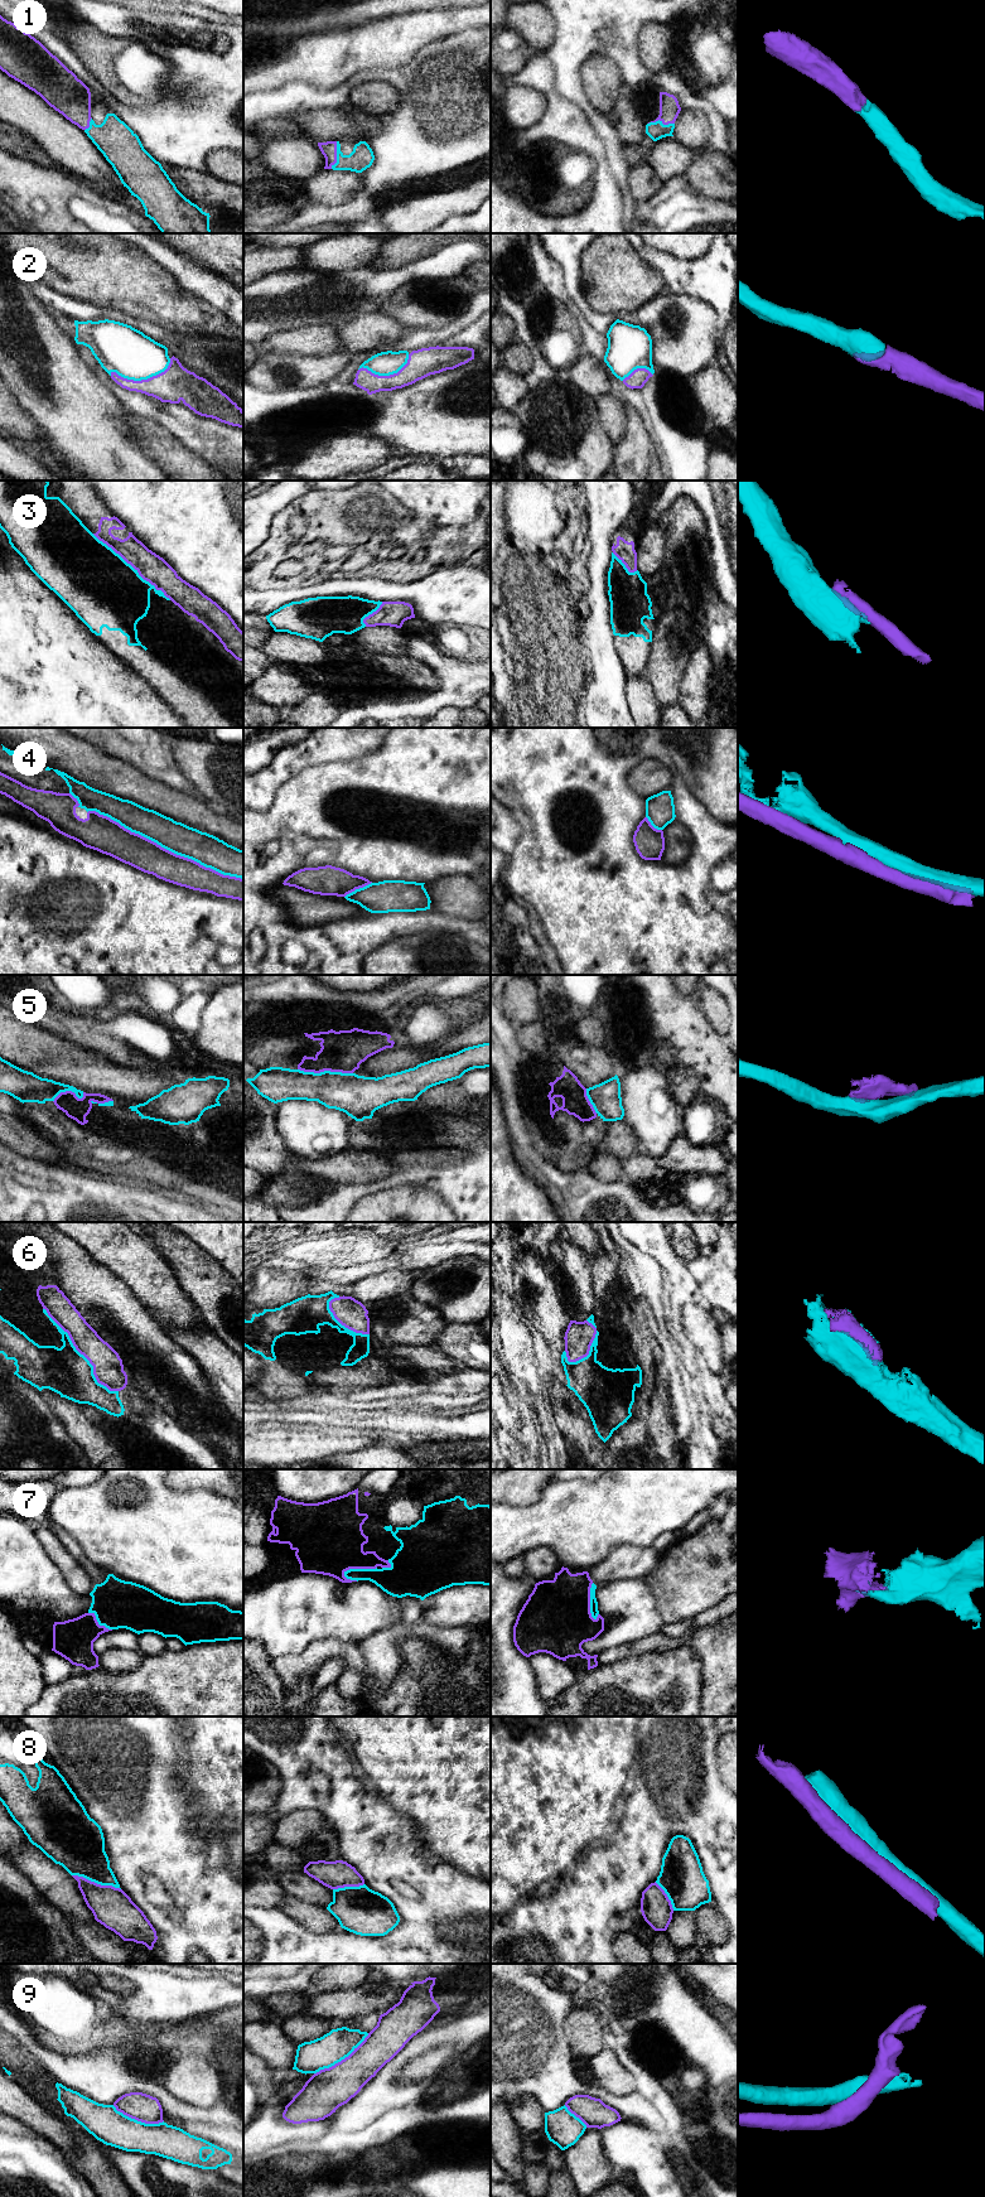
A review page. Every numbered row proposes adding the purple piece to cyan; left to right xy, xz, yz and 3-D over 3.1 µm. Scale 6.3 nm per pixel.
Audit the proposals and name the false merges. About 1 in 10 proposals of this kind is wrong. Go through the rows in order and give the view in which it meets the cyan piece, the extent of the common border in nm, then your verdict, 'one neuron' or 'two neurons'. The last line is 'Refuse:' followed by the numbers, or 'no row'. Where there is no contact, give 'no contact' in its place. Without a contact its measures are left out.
1: contact in xz; length 180 nm; one neuron
2: contact in xy; length 400 nm; one neuron
3: contact in xy; length 650 nm; two neurons
4: contact in xy; length 1100 nm; two neurons
5: contact in xz; length 360 nm; two neurons
6: contact in xy; length 700 nm; one neuron
7: contact in xz; length 220 nm; one neuron
8: contact in xy; length 320 nm; two neurons
9: contact in xz; length 440 nm; two neurons
Refuse: 3, 4, 5, 8, 9

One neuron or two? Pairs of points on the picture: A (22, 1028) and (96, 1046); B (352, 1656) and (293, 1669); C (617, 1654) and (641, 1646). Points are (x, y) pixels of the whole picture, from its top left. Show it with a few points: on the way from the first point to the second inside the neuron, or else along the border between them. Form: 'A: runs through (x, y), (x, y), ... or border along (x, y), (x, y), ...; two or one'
A: border along (40, 1027), (69, 1039), (87, 1051); two
B: runs through (337, 1651), (319, 1651), (308, 1662); one
C: runs through (623, 1651), (635, 1649); one

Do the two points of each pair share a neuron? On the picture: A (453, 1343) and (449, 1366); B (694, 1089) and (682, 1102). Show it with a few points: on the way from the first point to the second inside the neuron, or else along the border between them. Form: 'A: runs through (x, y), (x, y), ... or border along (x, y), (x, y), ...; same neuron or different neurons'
A: border along (449, 1356), (466, 1366); different neurons
B: runs through (690, 1092), (684, 1099); same neuron

